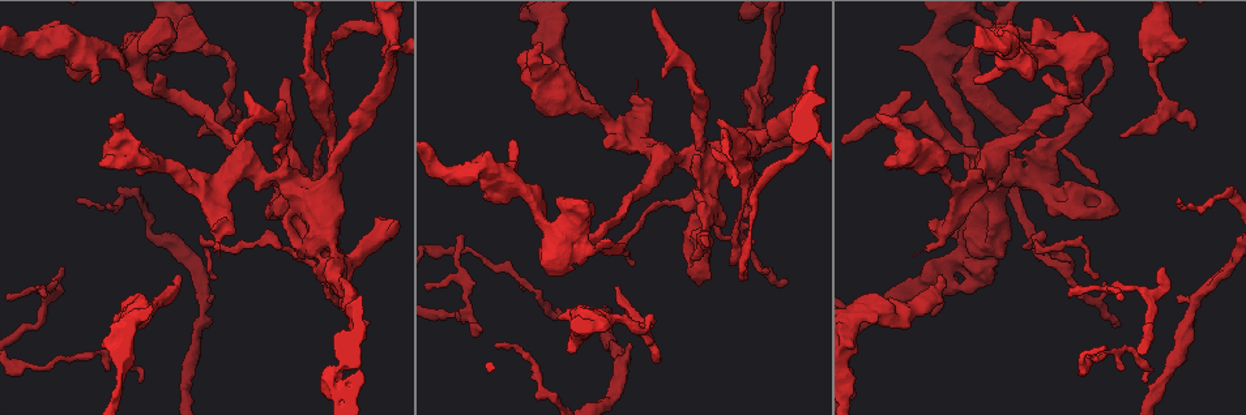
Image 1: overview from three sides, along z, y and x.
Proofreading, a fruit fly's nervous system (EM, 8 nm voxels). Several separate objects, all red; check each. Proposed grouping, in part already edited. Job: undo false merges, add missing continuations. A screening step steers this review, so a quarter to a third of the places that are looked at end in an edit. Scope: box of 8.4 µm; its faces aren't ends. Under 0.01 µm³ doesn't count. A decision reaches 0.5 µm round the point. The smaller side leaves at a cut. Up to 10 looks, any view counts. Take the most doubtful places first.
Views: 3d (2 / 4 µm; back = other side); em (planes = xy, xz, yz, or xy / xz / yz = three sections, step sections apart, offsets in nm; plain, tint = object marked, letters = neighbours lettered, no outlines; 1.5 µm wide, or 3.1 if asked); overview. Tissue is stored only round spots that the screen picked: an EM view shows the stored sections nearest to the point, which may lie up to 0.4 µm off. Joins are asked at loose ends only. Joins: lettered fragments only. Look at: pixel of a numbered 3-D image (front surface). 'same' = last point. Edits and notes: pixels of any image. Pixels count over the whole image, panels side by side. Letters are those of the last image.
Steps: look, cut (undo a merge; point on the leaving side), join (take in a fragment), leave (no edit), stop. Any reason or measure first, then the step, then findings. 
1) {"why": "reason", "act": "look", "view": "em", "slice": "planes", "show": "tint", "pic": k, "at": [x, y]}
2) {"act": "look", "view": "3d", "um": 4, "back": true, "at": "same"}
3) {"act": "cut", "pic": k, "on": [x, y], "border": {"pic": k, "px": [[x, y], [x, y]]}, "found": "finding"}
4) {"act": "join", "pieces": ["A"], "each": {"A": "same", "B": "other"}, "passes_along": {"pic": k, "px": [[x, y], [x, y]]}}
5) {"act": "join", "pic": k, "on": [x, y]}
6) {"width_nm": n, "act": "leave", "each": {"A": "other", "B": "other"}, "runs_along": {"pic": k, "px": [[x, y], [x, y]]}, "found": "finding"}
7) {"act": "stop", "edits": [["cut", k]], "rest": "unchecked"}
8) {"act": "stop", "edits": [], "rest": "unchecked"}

{"why": "thin end", "act": "look", "view": "3d", "um": 2, "pic": 1, "at": [655, 361]}

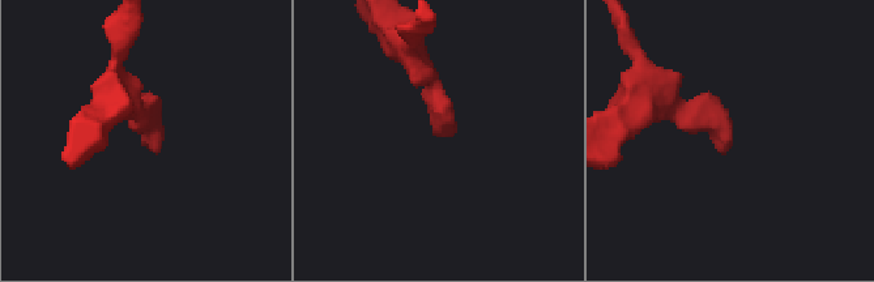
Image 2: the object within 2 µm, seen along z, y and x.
{"act": "look", "view": "em", "slice": "planes", "show": "letters", "pic": 2, "at": [724, 154]}

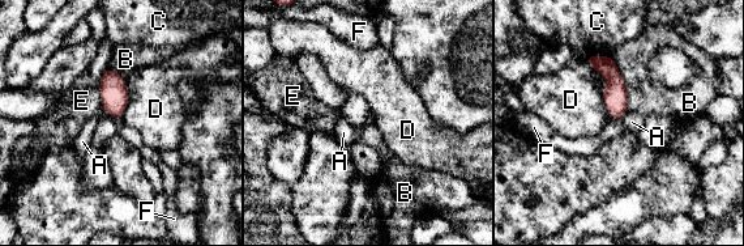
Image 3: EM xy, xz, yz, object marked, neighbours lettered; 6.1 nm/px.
{"act": "leave", "each": {"A": "other", "B": "other", "C": "other", "D": "other", "E": "other", "F": "other"}, "found": "no lettered fragment goes on from it"}

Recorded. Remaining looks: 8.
{"why": "calibre changes", "act": "look", "view": "em", "slice": "xy", "step": 4, "show": "tint", "pic": 1, "at": [1108, 64]}

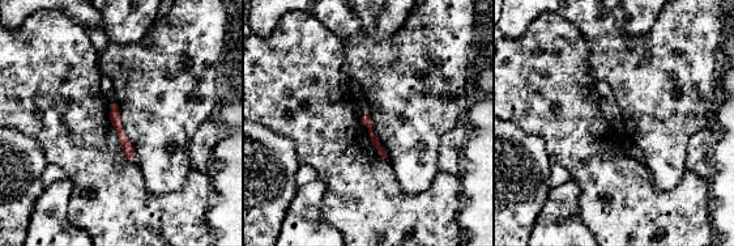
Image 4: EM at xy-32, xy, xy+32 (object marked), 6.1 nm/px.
{"why": "another direction", "act": "look", "view": "em", "slice": "yz", "step": 4, "show": "tint", "at": "same"}

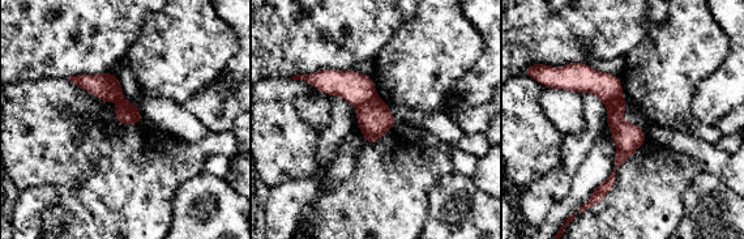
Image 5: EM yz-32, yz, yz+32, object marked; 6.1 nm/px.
{"act": "look", "view": "em", "slice": "yz", "step": 4, "show": "letters", "at": "same"}

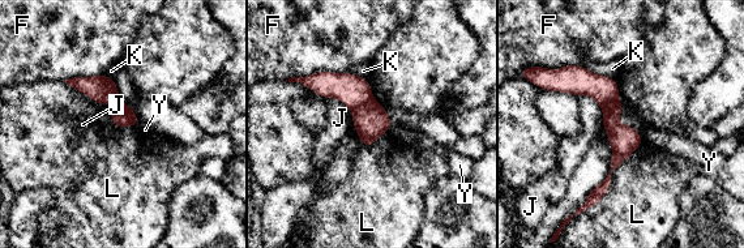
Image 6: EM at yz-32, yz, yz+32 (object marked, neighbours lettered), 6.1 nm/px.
{"act": "leave", "each": {"F": "other", "J": "other", "K": "other", "L": "other", "Y": "other"}, "border": {"pic": 6, "px": [[63, 81], [139, 124]]}, "found": "one neuron here"}

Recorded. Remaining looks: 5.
{"why": "branch stops here", "act": "look", "view": "3d", "um": 4, "pic": 1, "at": [569, 353]}

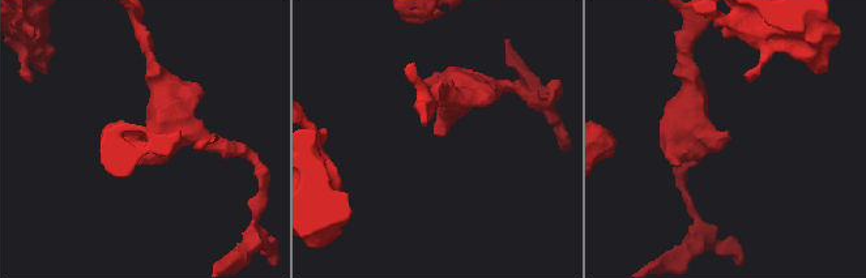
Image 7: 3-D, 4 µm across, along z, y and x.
{"why": "need the tissue", "act": "look", "view": "em", "slice": "yz", "step": 8, "show": "letters", "pic": 7, "at": [437, 137]}

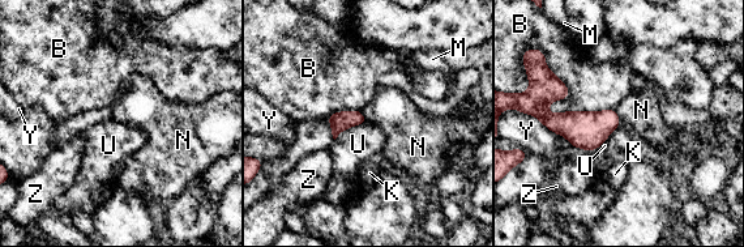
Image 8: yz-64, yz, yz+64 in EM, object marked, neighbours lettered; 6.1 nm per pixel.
{"act": "look", "view": "em", "slice": "planes", "show": "letters", "at": "same"}

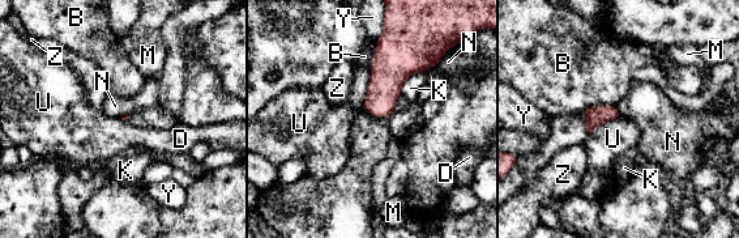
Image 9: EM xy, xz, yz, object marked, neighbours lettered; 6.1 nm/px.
{"act": "leave", "each": {"B": "other", "D": "other", "K": "other", "M": "other", "N": "other", "U": "other", "Y": "other", "Z": "other"}, "found": "no lettered fragment goes on from it"}

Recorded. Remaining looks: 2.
{"why": "free end", "act": "look", "view": "3d", "um": 2, "pic": 1, "at": [1165, 268]}

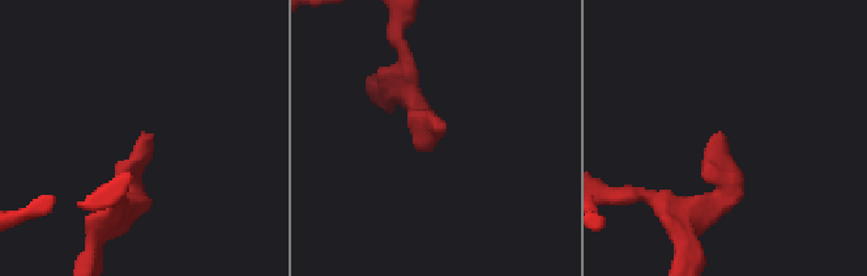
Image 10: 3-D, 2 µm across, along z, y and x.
{"why": "need the tissue", "act": "look", "view": "em", "slice": "planes", "show": "letters", "pic": 10, "at": [149, 137]}

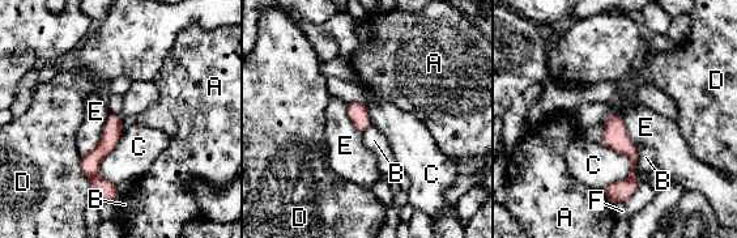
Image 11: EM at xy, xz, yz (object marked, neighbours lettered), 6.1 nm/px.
{"longest_contact_nm": ["E", 320], "act": "leave", "each": {"A": "other", "B": "other", "C": "other", "D": "other", "E": "other", "F": "other"}, "runs_along": {"pic": 11, "px": [[617, 117], [633, 177], [616, 198]]}, "found": "none of them fits"}

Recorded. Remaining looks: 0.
{"act": "stop", "edits": [], "rest": "unchecked"}

